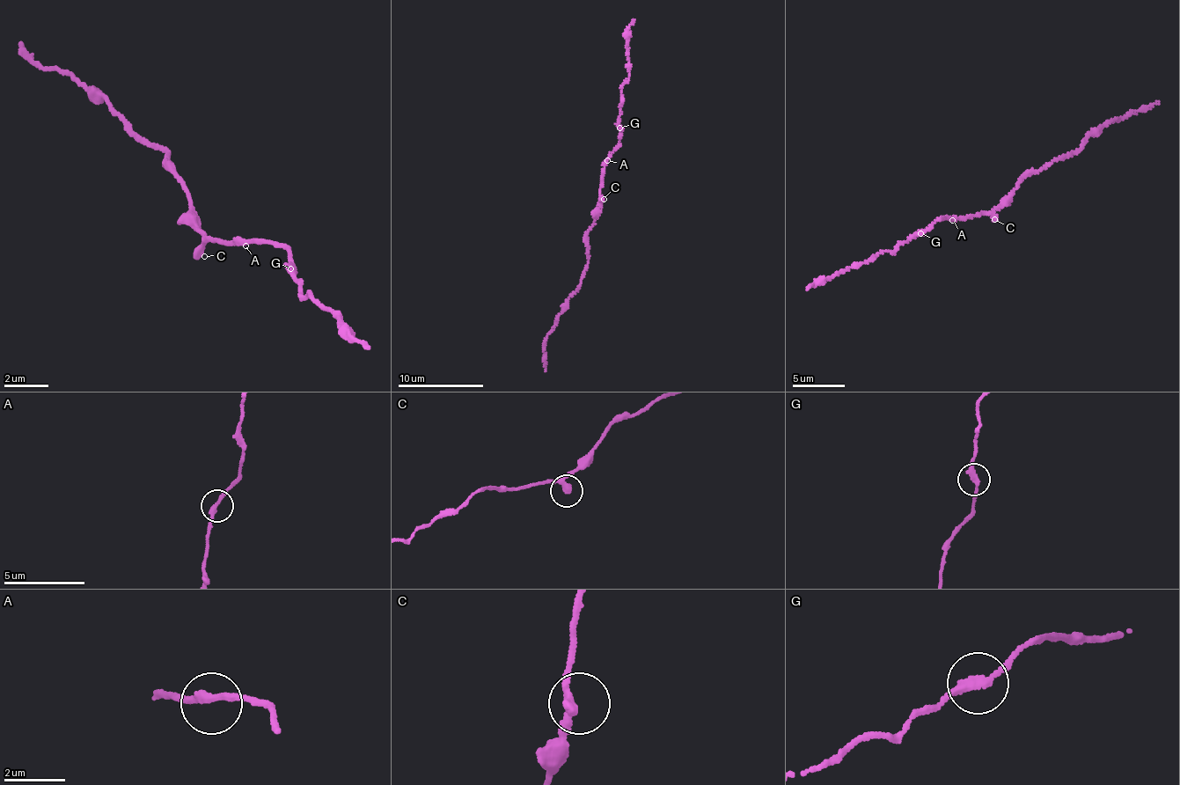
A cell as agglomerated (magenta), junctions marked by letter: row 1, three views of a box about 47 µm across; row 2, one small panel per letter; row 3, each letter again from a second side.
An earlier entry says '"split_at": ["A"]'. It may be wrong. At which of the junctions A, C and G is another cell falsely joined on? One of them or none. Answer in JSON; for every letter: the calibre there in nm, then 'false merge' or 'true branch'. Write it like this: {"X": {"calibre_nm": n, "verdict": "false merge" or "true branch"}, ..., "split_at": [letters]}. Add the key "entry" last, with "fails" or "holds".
{"A": {"calibre_nm": 260, "verdict": "true branch"}, "C": {"calibre_nm": 260, "verdict": "true branch"}, "G": {"calibre_nm": 260, "verdict": "true branch"}, "split_at": [], "entry": "fails"}

